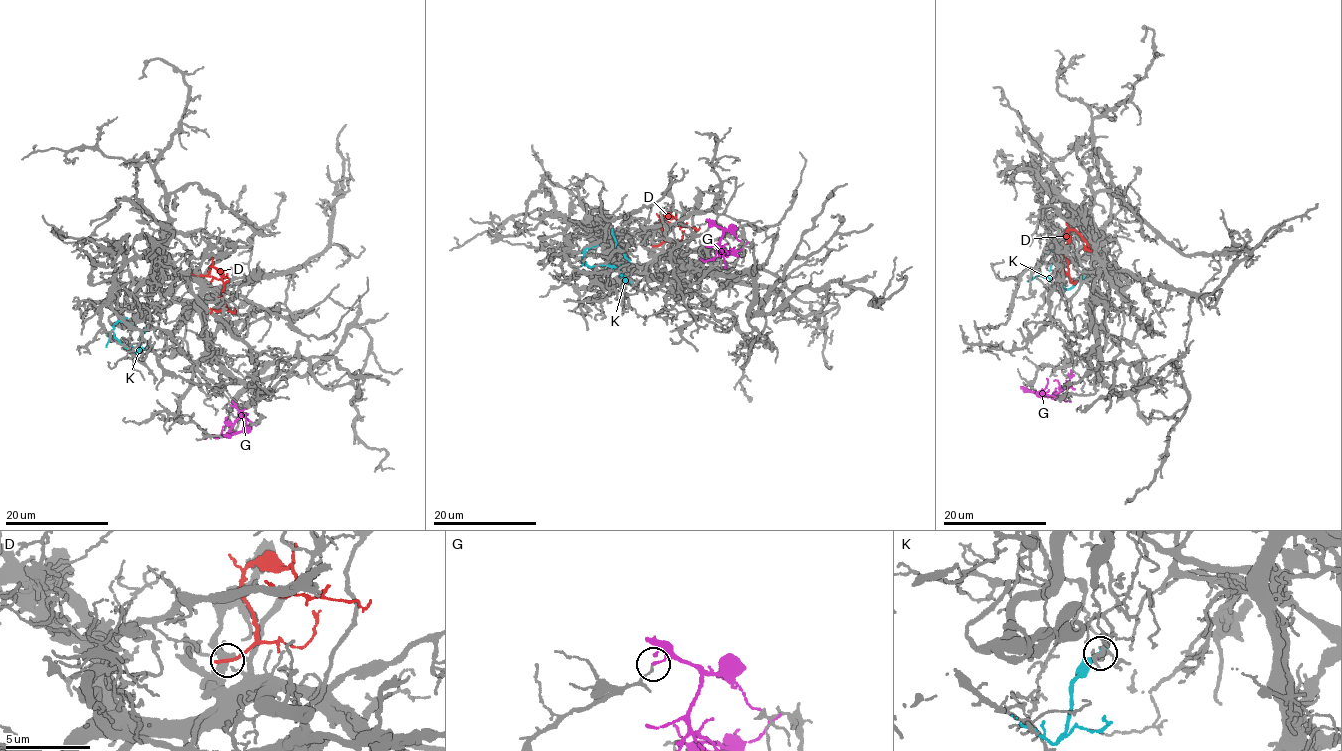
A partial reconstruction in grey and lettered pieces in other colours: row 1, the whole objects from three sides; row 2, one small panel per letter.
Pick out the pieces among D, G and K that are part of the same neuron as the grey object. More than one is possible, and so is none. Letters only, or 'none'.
none

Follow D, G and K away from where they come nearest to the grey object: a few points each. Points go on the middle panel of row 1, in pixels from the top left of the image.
D: (656, 245), (665, 237), (661, 224), (663, 217), (675, 217), (684, 226), (672, 226), (669, 222)
G: (708, 227), (715, 225), (723, 229), (719, 246), (730, 253), (738, 251), (747, 242)
K: (629, 281), (613, 267), (586, 265), (582, 257), (584, 250), (598, 245)

